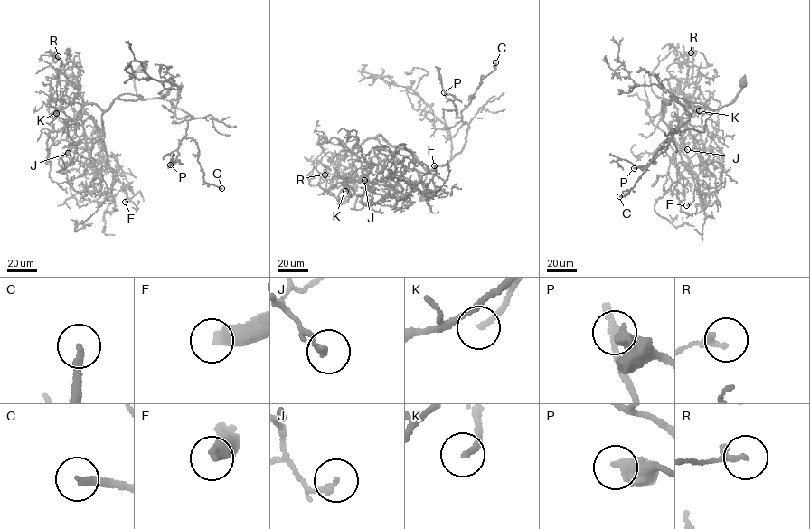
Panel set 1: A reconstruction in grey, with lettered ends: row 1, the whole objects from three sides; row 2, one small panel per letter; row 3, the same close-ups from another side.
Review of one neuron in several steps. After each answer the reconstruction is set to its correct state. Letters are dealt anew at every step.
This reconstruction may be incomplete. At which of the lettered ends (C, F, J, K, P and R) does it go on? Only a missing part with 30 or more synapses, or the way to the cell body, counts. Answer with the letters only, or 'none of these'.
C, F, K

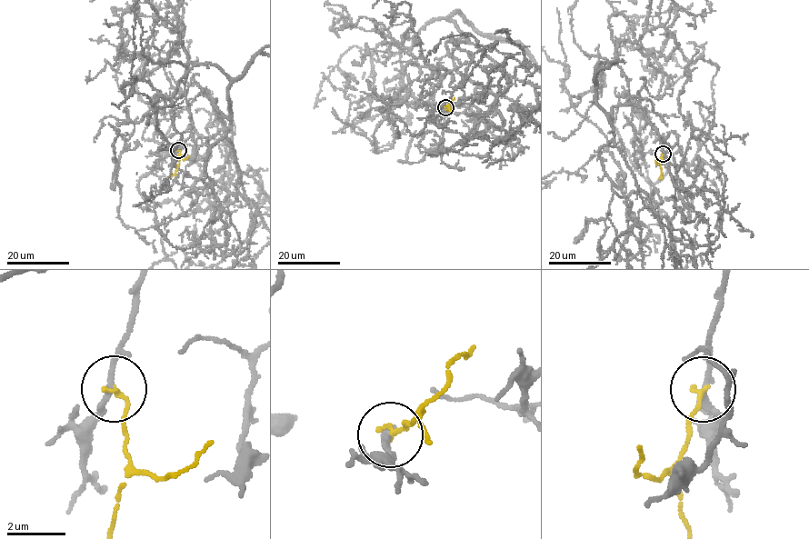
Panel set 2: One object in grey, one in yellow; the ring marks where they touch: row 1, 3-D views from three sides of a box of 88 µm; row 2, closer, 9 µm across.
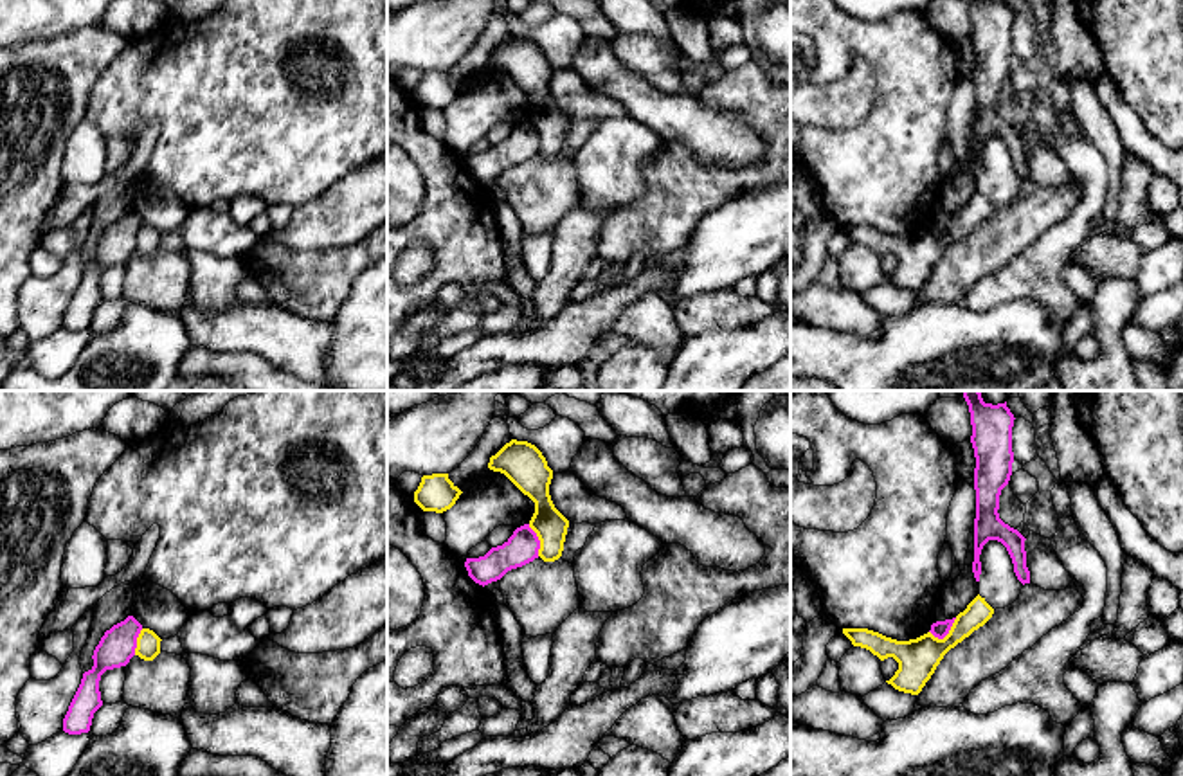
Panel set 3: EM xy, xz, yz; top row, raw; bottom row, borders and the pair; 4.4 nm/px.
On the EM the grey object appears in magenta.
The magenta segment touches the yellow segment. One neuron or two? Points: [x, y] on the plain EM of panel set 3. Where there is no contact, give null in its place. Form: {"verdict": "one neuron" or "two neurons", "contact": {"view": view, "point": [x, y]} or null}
{"verdict": "two neurons", "contact": {"view": "yz", "point": [946, 231]}}

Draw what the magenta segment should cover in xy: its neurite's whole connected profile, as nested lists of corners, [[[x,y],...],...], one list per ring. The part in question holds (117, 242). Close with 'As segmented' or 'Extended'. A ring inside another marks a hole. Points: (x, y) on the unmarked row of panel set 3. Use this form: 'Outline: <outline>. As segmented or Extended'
Outline: [[[128,212],[104,229],[94,247],[94,263],[83,270],[81,281],[63,315],[63,328],[68,331],[88,329],[94,310],[103,302],[99,277],[106,266],[121,265],[135,252],[137,234],[142,221]]]. As segmented

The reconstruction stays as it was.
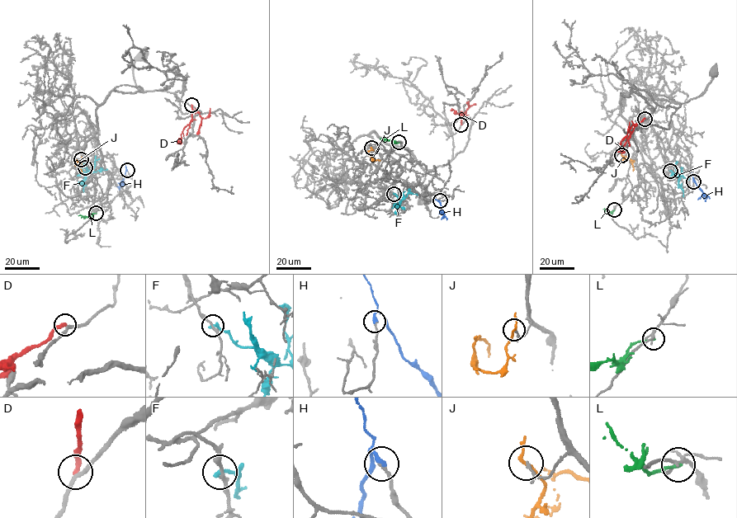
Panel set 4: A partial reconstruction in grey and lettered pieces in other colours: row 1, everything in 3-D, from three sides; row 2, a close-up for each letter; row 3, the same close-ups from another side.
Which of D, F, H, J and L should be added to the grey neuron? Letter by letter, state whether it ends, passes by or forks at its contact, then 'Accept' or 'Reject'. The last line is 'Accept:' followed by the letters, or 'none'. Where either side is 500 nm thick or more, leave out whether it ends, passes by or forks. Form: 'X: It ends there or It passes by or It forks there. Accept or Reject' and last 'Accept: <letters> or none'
D: It ends there. Reject
F: It ends there. Reject
H: It ends there. Accept
J: It passes by. Reject
L: It ends there. Reject
Accept: H

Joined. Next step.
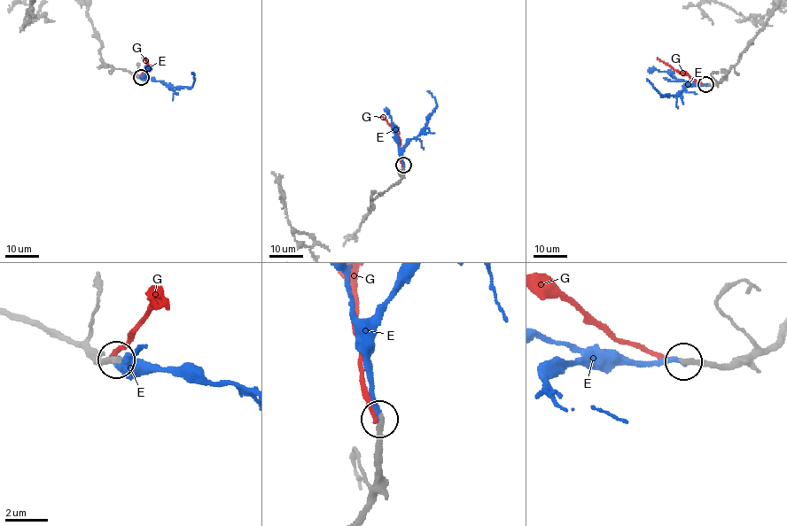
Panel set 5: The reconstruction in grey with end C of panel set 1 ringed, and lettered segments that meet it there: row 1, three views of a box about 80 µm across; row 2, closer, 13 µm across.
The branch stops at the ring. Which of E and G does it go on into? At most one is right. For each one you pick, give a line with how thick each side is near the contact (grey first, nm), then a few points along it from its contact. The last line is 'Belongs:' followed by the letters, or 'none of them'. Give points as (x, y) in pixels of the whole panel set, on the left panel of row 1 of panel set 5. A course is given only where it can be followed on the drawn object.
E: 260/240 nm | via (141, 77), (177, 88), (190, 88), (194, 78), (192, 73)
Belongs: E

